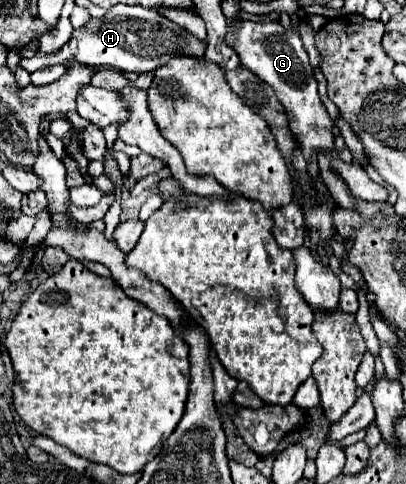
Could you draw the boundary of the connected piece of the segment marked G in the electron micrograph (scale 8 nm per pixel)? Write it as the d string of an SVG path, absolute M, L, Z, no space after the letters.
M244 20L228 26L226 42L238 52L244 68L248 68L262 82L268 82L274 88L278 100L286 108L290 130L300 142L306 164L310 164L312 156L318 156L318 150L336 150L332 134L334 124L318 96L318 82L314 78L314 70L308 62L308 54L302 46L298 32L294 32L292 28L282 28L278 22L264 24Z

